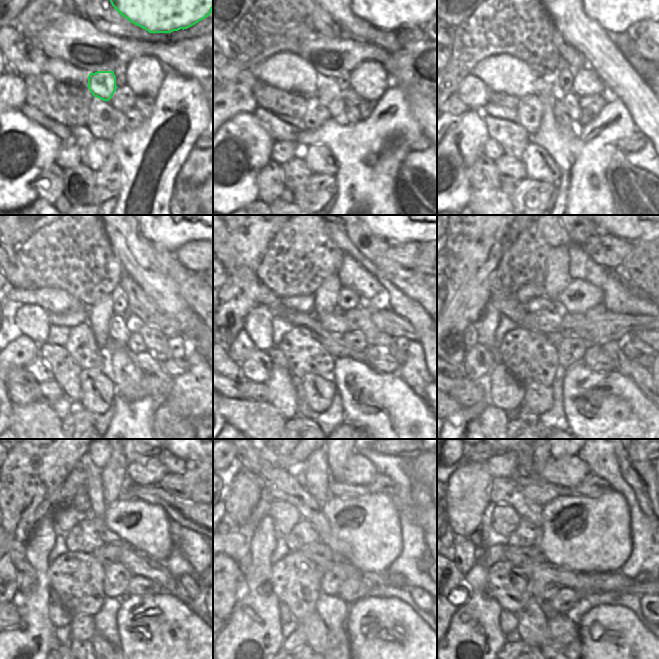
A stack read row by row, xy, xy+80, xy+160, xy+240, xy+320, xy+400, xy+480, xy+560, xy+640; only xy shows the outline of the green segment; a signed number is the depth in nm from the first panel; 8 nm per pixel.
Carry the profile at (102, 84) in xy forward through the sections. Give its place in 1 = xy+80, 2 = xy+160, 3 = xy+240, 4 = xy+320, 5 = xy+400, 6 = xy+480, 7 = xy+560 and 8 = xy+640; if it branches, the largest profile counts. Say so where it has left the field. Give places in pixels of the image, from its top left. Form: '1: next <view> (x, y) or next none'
1: next xy+80 (328, 91)
2: next xy+160 (565, 124)
3: next xy+240 (129, 381)
4: next xy+320 (393, 418)
5: next xy+400 (611, 418)
6: next xy+480 (164, 642)
7: next xy+560 (389, 642)
8: next xy+640 (614, 642)

